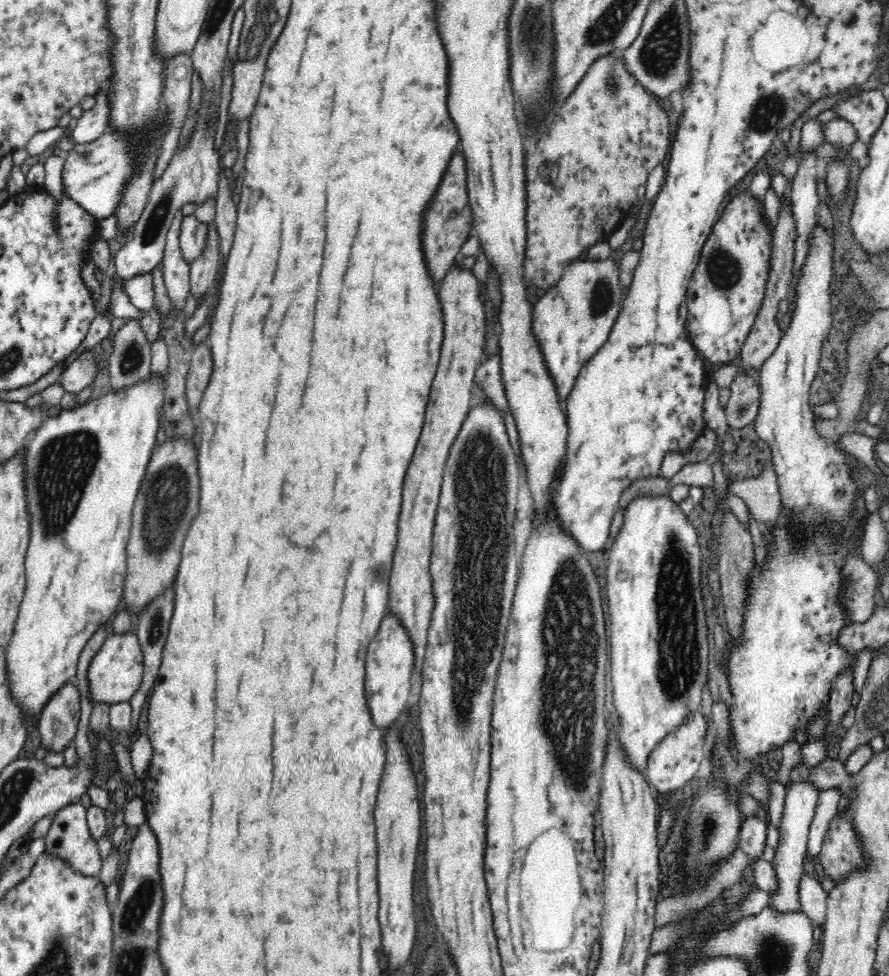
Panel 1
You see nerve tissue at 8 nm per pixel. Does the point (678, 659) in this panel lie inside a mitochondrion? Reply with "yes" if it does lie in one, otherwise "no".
yes

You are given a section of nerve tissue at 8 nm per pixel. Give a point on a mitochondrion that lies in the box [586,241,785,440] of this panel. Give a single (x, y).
(724, 269)

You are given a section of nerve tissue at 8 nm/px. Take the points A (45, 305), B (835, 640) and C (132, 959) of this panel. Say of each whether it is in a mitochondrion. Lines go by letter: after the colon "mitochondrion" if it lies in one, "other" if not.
A: other
B: other
C: mitochondrion

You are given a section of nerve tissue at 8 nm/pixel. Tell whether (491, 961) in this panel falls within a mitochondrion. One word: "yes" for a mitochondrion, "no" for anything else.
no

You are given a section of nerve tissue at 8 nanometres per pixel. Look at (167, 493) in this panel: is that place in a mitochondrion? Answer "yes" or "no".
yes

